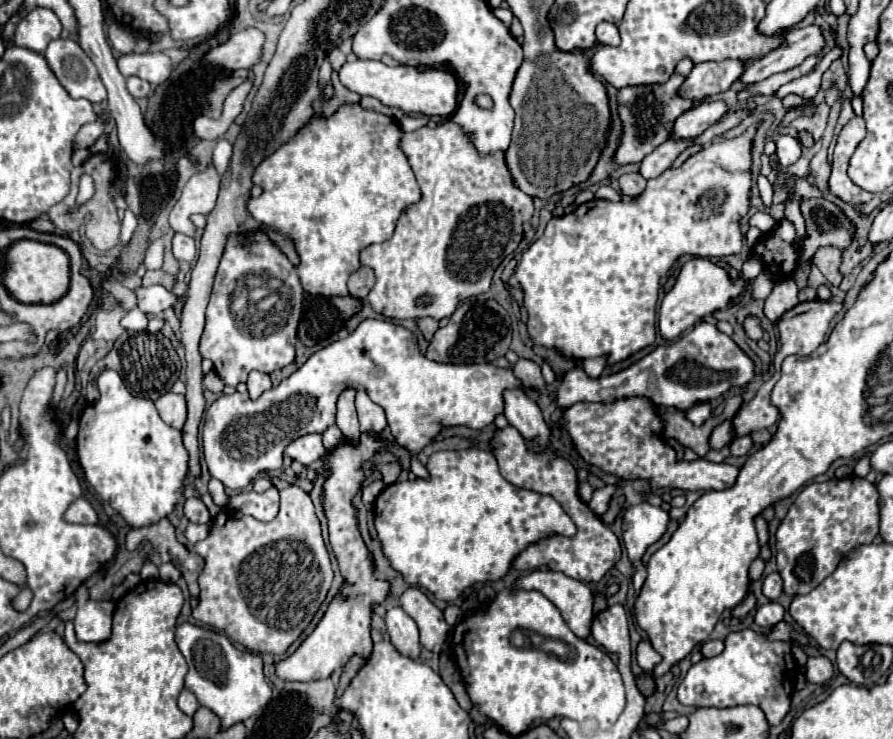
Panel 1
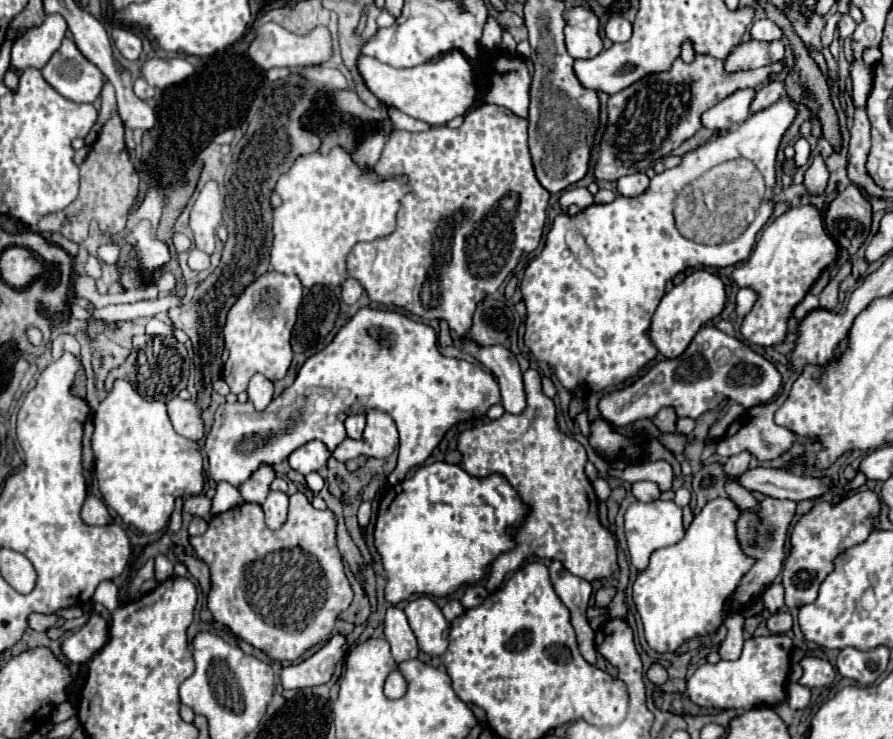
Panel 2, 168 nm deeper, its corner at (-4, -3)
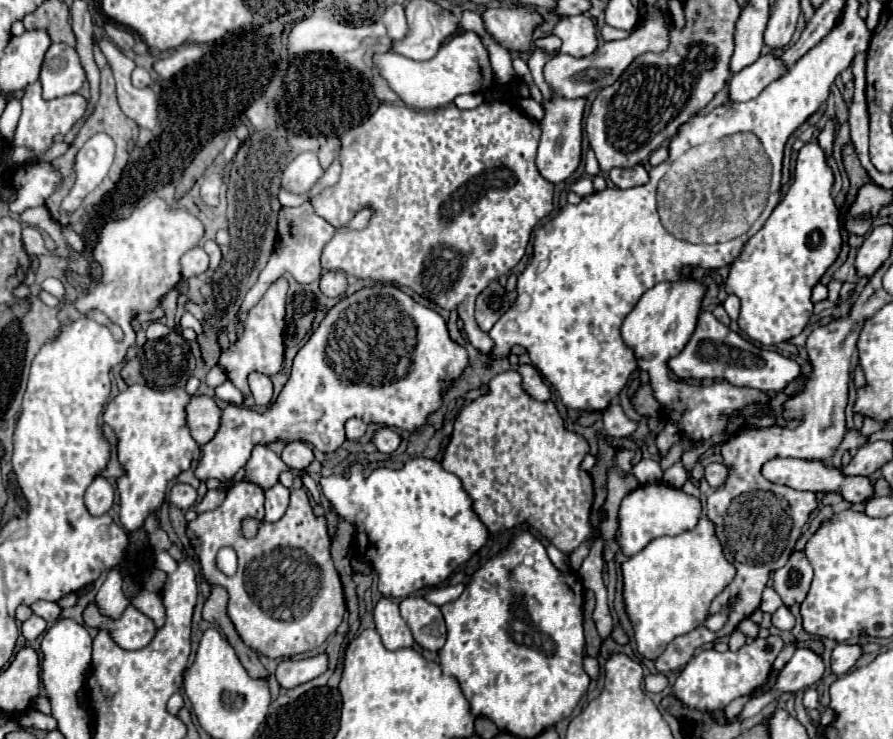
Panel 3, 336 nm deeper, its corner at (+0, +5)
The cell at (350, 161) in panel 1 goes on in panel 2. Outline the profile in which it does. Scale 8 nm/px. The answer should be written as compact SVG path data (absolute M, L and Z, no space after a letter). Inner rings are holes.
M341 146L331 148L329 154L313 152L299 156L293 166L281 174L275 192L281 196L281 206L273 208L273 246L271 246L271 266L283 274L295 274L305 288L315 284L327 288L339 288L347 278L345 258L349 250L359 242L373 242L385 238L395 230L395 218L401 198L409 192L409 180L405 174L381 178L373 168L359 168L353 154Z

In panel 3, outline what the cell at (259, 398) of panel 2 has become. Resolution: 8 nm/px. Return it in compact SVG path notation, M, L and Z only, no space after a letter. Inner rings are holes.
M251 372L249 374L249 386L251 386L251 394L253 394L257 406L267 406L271 402L273 384L271 384L269 376L259 374L259 372Z

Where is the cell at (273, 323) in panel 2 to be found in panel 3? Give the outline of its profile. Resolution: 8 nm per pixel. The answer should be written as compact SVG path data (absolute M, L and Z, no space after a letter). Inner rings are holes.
M279 278L251 312L239 314L239 318L245 326L243 338L239 338L237 344L223 350L223 354L219 358L219 366L225 368L229 380L243 392L243 398L251 396L251 392L247 390L247 376L251 372L261 372L265 376L273 376L273 374L281 372L281 368L283 368L283 336L281 334L283 334L283 326L285 326L287 288L289 288L287 280Z

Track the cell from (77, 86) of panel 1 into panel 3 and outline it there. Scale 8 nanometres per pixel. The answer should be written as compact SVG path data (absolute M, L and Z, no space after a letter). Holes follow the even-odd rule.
M51 44L41 66L39 82L45 100L75 94L85 82L85 70L77 52L67 44Z

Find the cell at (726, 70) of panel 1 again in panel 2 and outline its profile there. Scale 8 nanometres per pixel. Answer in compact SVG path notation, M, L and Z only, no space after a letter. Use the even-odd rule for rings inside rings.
M749 40L739 44L729 58L725 60L725 72L733 74L737 70L755 70L765 64L773 64L783 60L783 42L757 42Z

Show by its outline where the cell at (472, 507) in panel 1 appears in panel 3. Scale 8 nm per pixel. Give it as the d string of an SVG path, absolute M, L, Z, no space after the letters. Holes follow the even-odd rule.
M413 458L401 470L375 468L369 476L365 476L361 464L353 464L347 476L331 474L321 478L319 484L337 516L355 526L357 550L365 556L367 562L373 564L383 596L407 598L421 588L443 584L457 566L465 564L487 542L485 524L473 512L473 502L465 494L461 480L435 460Z

